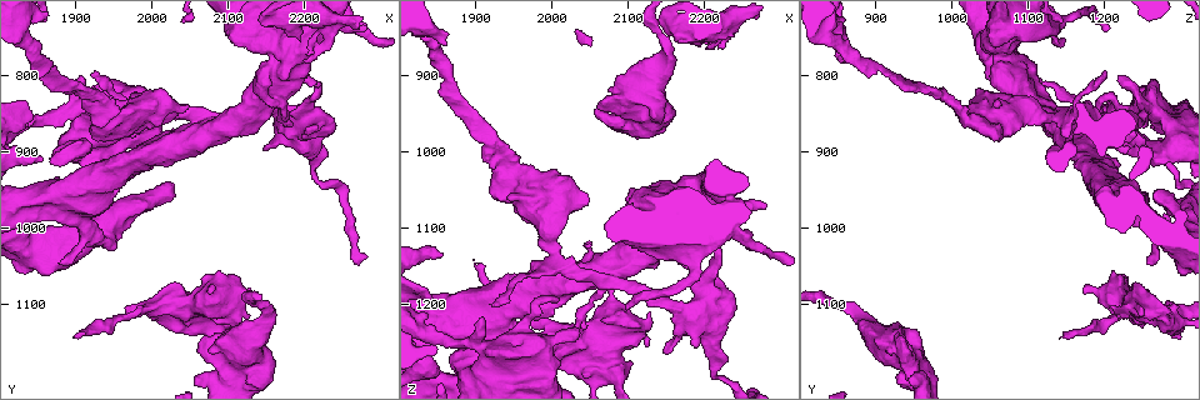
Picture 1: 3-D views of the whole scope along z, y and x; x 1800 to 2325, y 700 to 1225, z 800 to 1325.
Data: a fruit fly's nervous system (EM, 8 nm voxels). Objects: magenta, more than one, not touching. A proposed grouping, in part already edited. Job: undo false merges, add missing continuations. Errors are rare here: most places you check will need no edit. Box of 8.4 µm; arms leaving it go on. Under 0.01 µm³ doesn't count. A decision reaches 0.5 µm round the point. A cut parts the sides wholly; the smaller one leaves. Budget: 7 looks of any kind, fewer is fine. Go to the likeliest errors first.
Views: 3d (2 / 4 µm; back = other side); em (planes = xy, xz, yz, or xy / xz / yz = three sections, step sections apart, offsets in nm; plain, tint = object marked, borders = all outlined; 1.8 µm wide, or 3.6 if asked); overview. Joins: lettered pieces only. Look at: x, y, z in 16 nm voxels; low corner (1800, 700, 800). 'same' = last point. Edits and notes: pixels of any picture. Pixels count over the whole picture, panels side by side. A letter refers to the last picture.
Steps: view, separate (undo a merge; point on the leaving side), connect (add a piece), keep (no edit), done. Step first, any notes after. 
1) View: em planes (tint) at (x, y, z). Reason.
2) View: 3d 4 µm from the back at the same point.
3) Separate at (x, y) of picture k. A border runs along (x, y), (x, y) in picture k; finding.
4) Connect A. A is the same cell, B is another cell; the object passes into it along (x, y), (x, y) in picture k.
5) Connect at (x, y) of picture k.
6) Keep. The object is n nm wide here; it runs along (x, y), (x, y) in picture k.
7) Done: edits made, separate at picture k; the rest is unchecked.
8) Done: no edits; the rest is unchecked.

View: 3d 2 µm at (1855, 910, 1130). Long arm stops here.

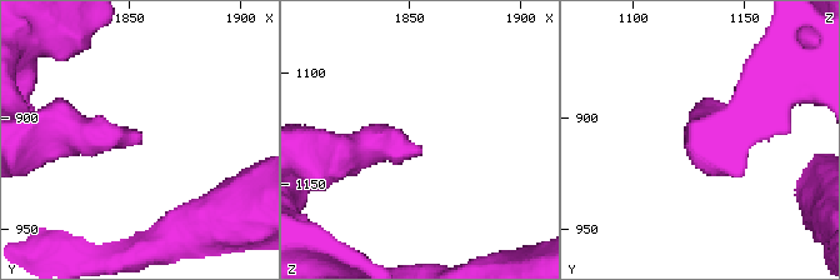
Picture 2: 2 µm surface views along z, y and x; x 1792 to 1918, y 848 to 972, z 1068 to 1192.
View: em planes (borders) at (1855, 909, 1134).

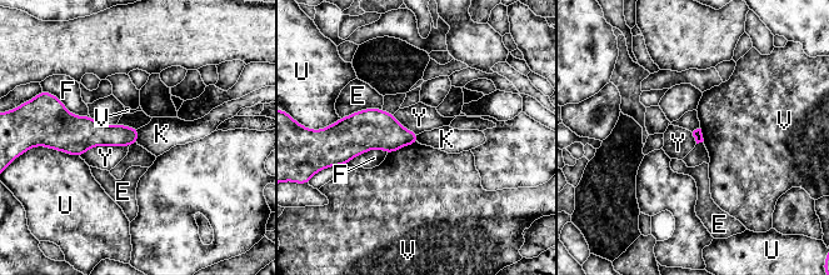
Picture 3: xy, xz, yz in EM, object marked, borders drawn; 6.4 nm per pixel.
Keep. E, F, K, U, V and Y are other cells; a border runs along (129, 144), (95, 145), (80, 156) in picture 3; none of them fits.

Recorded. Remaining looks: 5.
View: 3d 4 µm at (2130, 1115, 1255). Thick end.

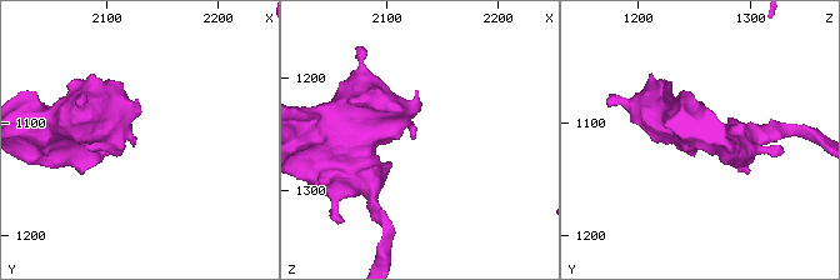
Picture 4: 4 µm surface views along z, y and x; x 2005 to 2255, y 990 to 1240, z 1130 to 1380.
View: em planes (borders) at (2128, 1118, 1252). Shape alone is not enough.

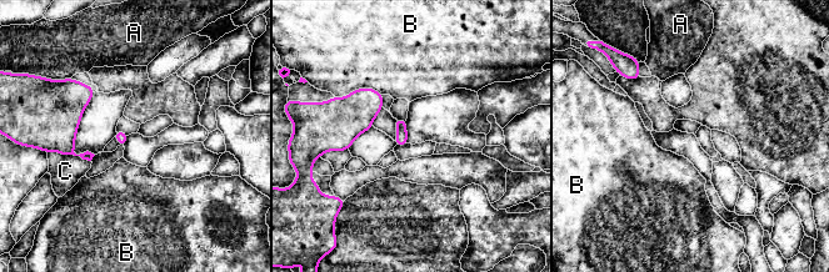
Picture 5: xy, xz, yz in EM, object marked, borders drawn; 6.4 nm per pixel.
Keep. A, B and C are other cells; no lettered piece goes on from it.

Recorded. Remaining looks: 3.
View: em yz step 8 (borders) at (2065, 1155, 935). Stops while still wide.

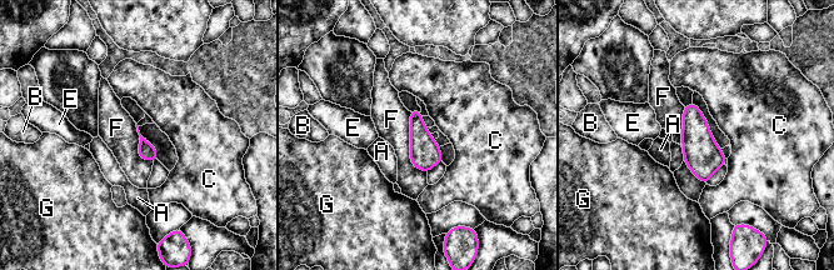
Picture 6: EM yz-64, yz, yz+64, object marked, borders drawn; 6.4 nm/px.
Keep. A, B, C, E, F and G are other cells; a border runs along (409, 111), (409, 160), (427, 173) in picture 6; none of them fits.

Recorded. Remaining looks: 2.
Done: no edits; the rest is unchecked.

